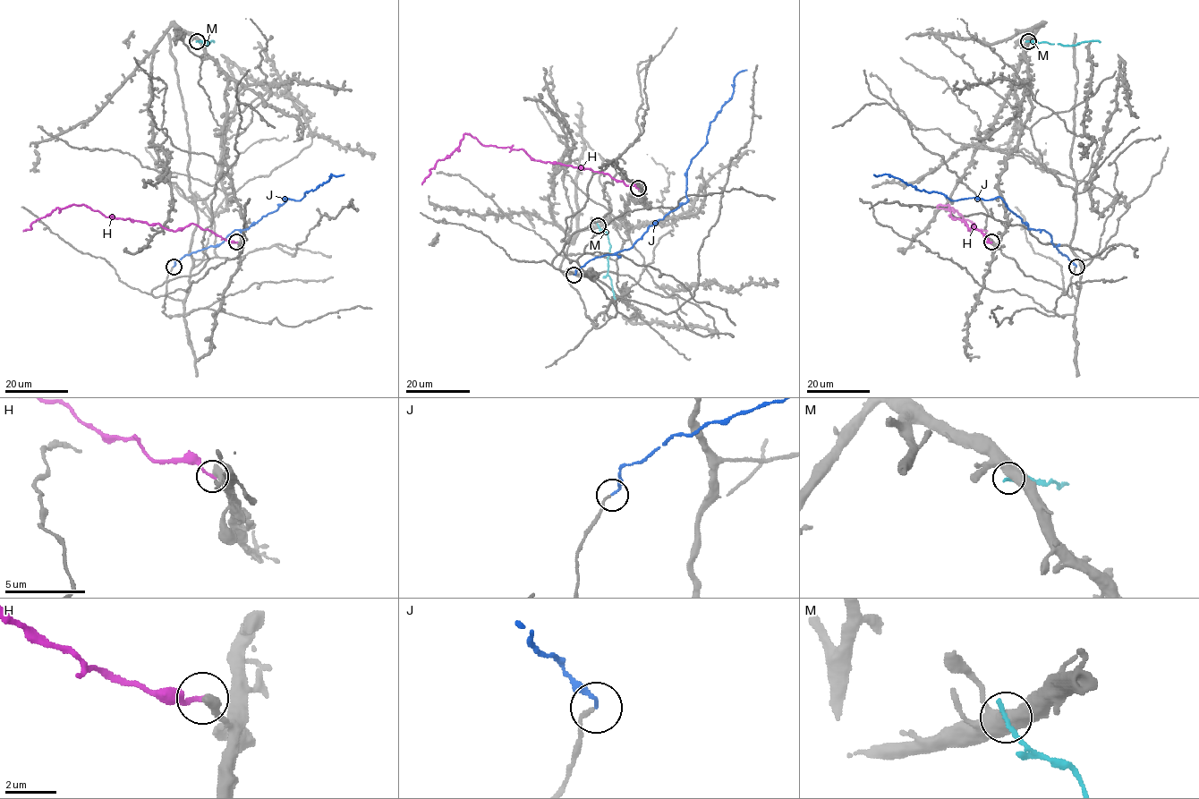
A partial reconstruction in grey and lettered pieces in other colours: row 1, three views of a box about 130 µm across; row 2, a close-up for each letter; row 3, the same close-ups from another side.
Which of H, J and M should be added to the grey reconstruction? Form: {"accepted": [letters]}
{"accepted": ["J"]}

